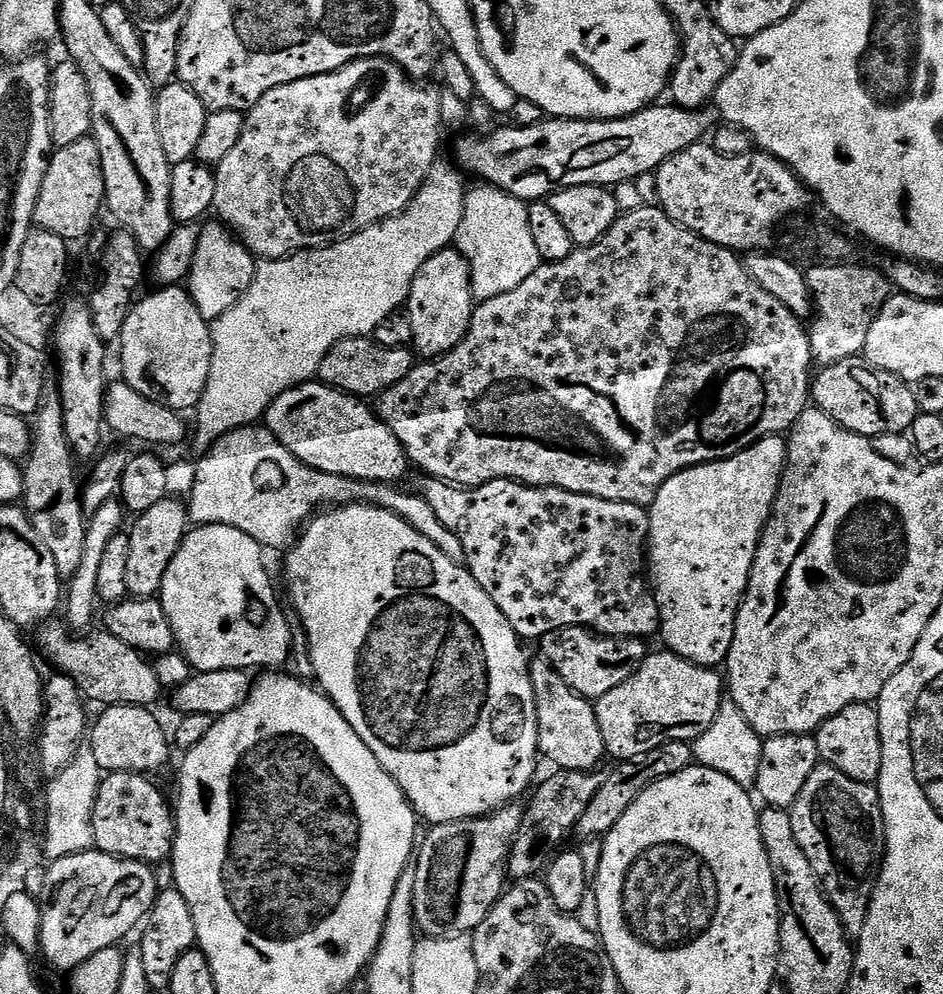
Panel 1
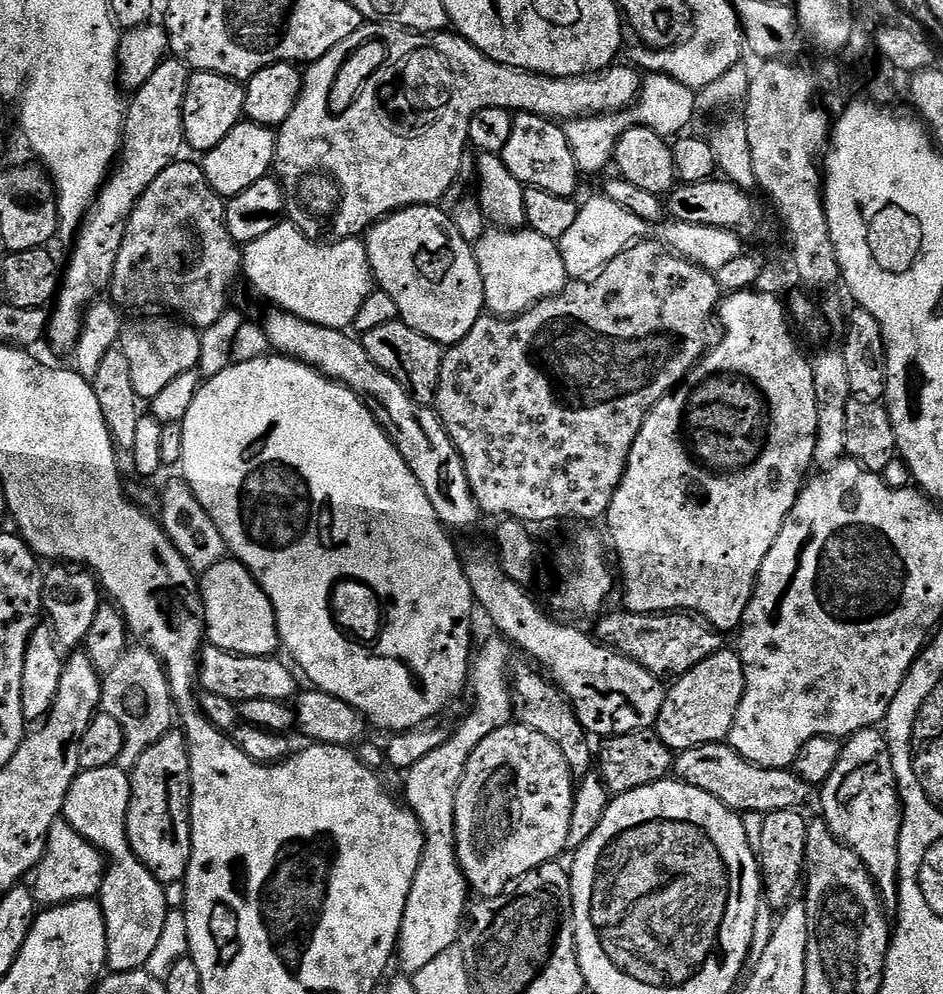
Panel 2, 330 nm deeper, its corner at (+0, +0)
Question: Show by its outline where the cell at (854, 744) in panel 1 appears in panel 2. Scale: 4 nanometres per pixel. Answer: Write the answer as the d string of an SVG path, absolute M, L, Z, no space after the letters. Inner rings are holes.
M873 726L847 737L834 766L834 774L830 774L819 792L827 829L862 858L881 897L894 895L900 876L900 831L904 825L904 810L900 790L896 787L887 735Z

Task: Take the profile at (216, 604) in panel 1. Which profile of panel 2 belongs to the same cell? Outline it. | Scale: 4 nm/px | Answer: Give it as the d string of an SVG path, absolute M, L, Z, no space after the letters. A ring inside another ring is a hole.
M224 559L214 565L202 576L202 595L204 598L204 626L208 644L218 646L227 652L236 652L239 656L271 656L281 647L280 632L276 629L276 612L268 596L260 589L260 584L253 578L248 567L239 560Z

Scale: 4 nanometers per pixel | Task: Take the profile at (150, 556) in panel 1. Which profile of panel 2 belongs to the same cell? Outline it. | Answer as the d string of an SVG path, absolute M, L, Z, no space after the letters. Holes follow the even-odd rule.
M129 647L122 662L106 673L100 685L100 708L103 715L114 718L114 722L122 726L124 745L118 764L125 770L132 769L145 750L174 728L172 685L168 682L164 663L151 648L139 647Z

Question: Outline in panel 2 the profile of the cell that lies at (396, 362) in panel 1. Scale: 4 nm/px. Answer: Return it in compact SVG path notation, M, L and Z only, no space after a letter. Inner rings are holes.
M401 319L386 322L386 326L378 326L378 330L363 333L362 339L366 352L374 358L374 362L378 362L378 366L382 366L386 374L398 378L398 382L404 384L419 404L431 405L435 401L445 353L441 345L418 334L418 330L406 326Z

